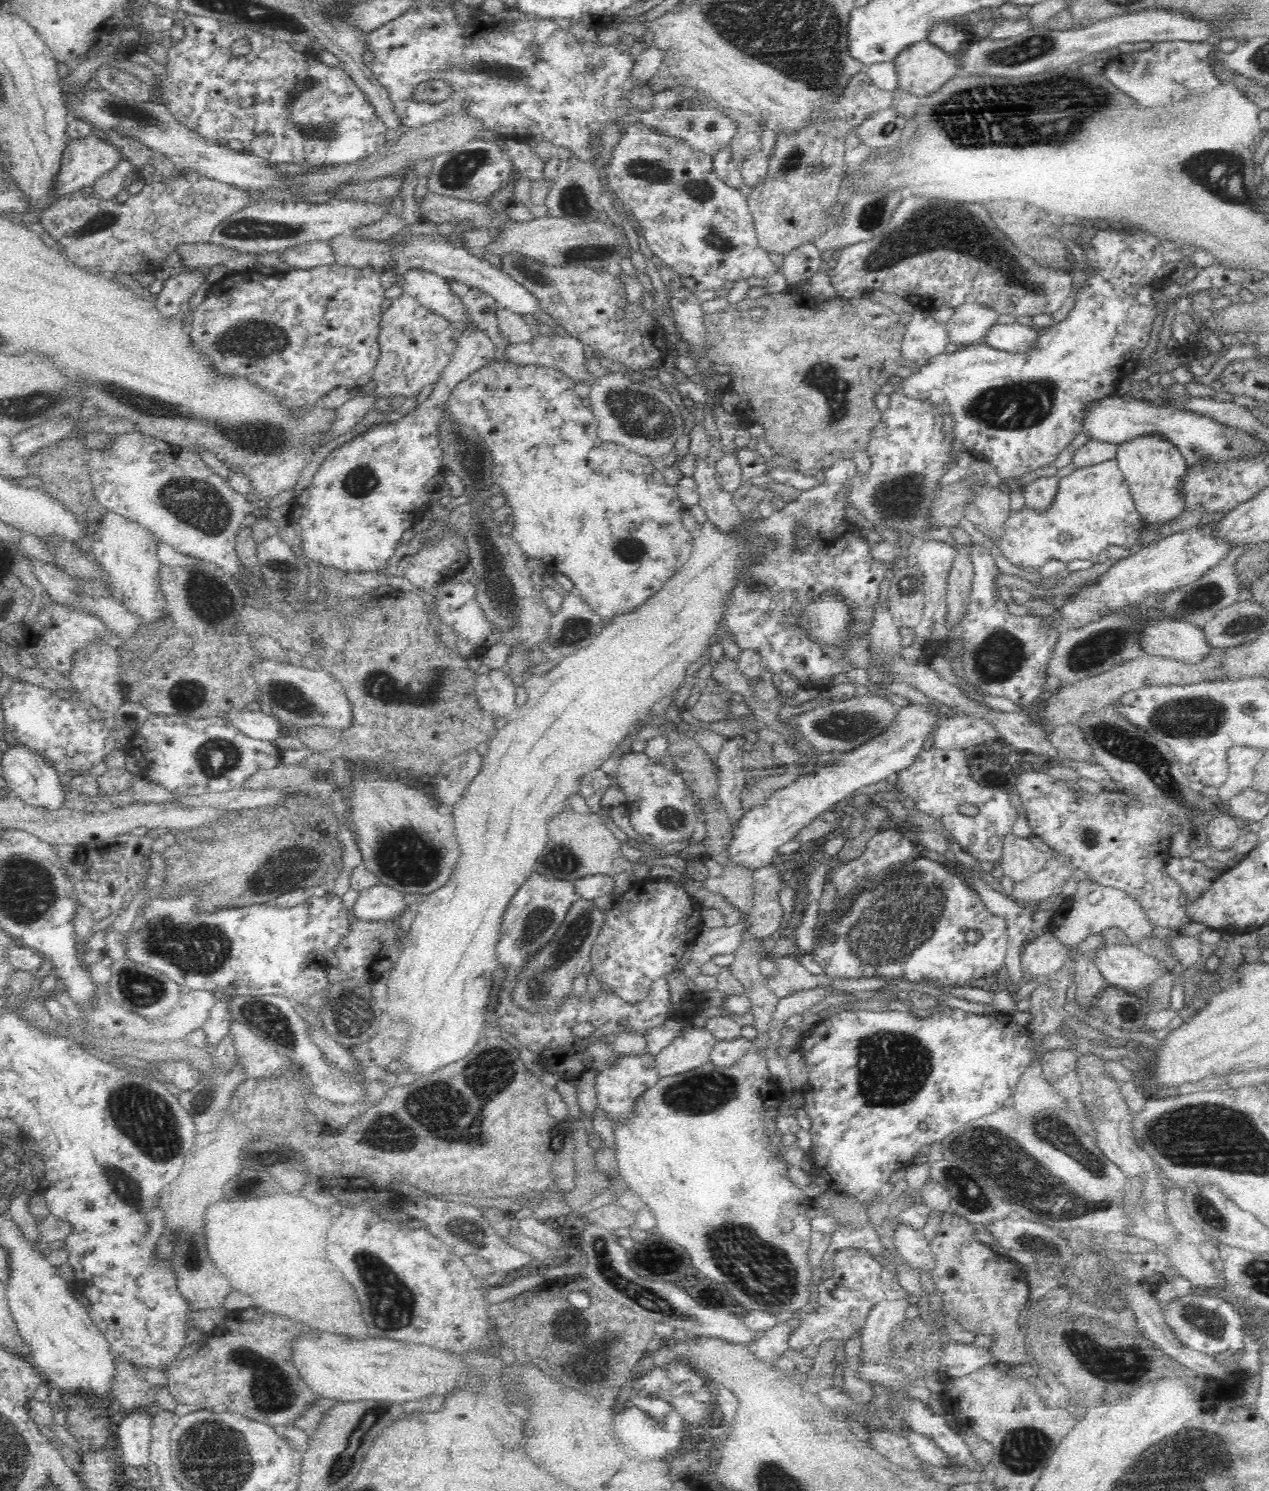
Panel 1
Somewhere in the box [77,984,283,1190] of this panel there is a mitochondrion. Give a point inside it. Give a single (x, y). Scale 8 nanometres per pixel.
(147, 1118)

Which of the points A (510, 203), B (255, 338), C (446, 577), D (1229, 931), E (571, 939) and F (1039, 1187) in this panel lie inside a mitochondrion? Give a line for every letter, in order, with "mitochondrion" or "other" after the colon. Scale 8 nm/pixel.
A: other
B: mitochondrion
C: other
D: other
E: mitochondrion
F: mitochondrion

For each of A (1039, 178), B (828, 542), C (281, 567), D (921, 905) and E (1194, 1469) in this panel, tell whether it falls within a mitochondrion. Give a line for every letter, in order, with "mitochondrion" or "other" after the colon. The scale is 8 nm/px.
A: other
B: other
C: other
D: mitochondrion
E: mitochondrion

